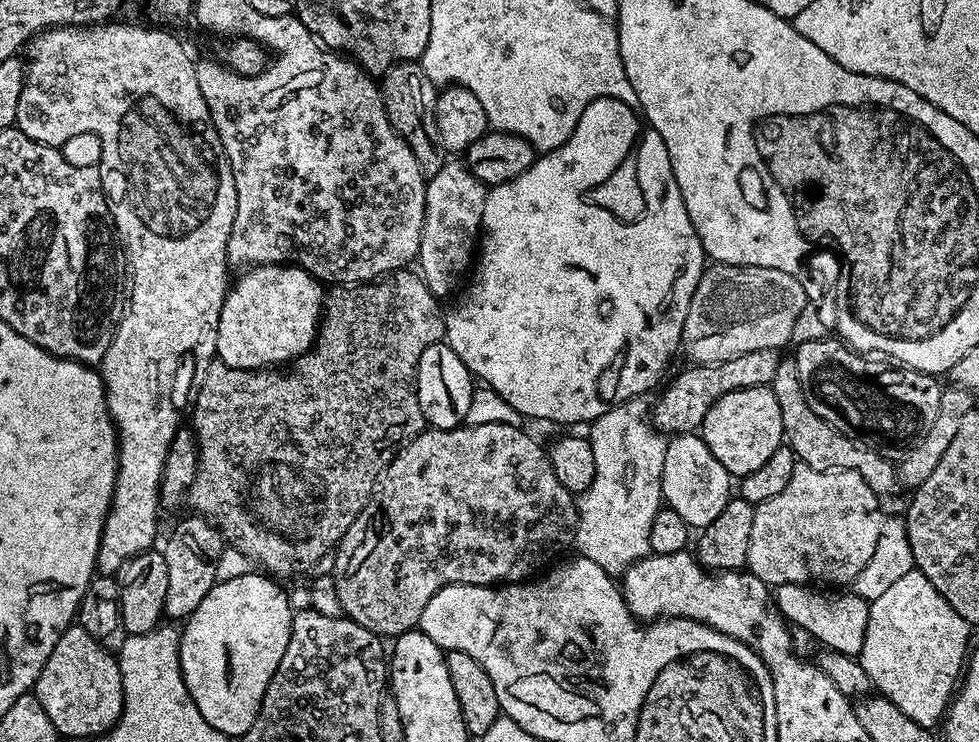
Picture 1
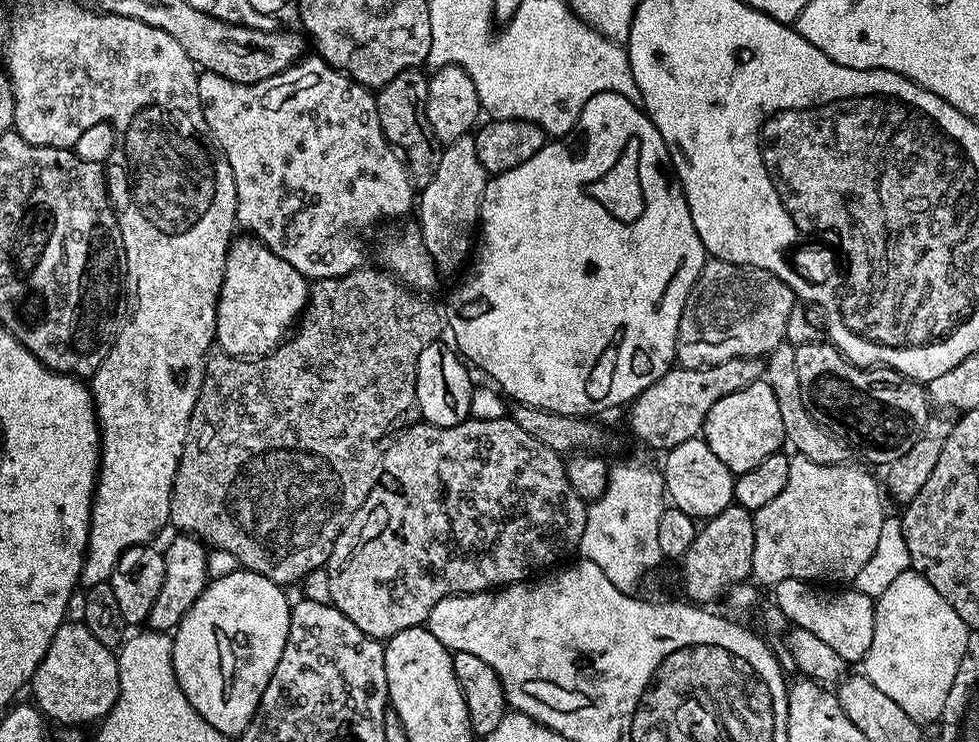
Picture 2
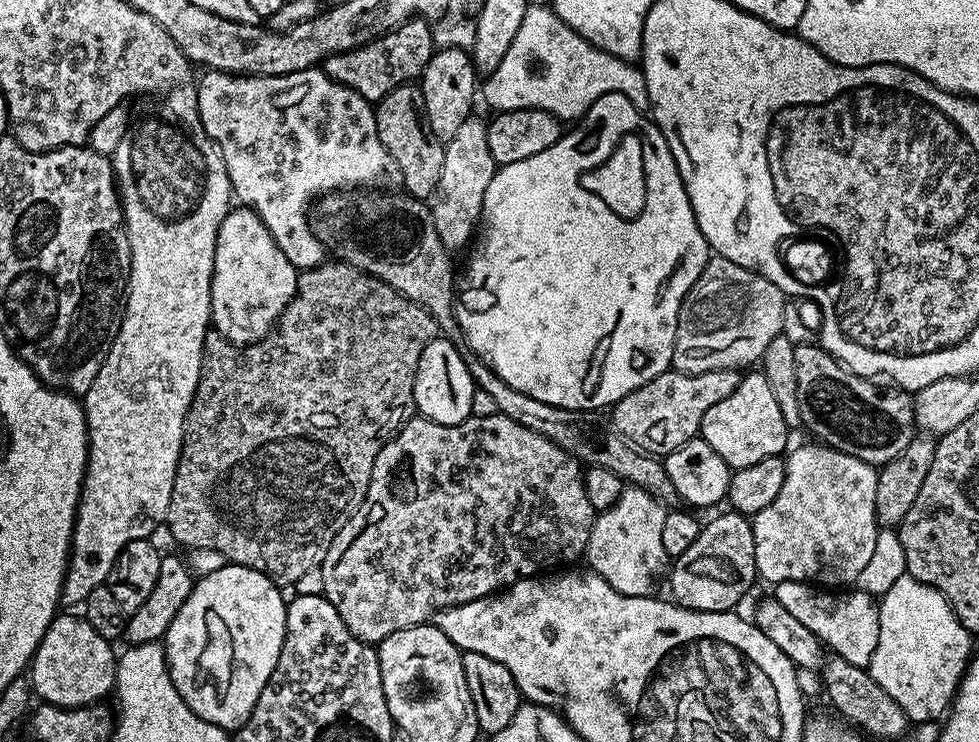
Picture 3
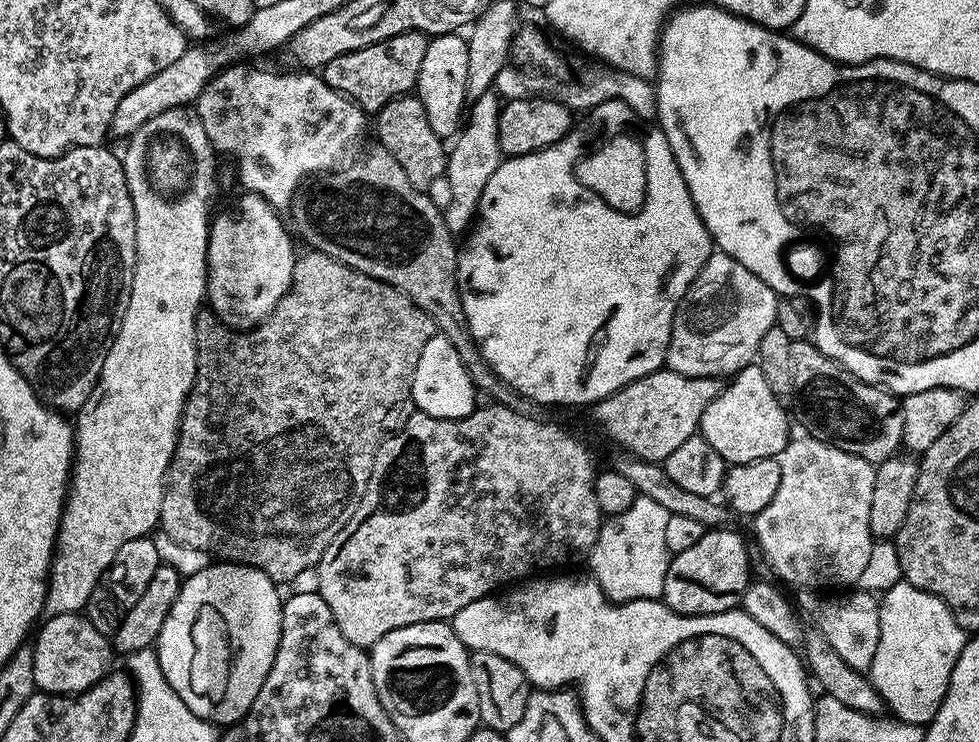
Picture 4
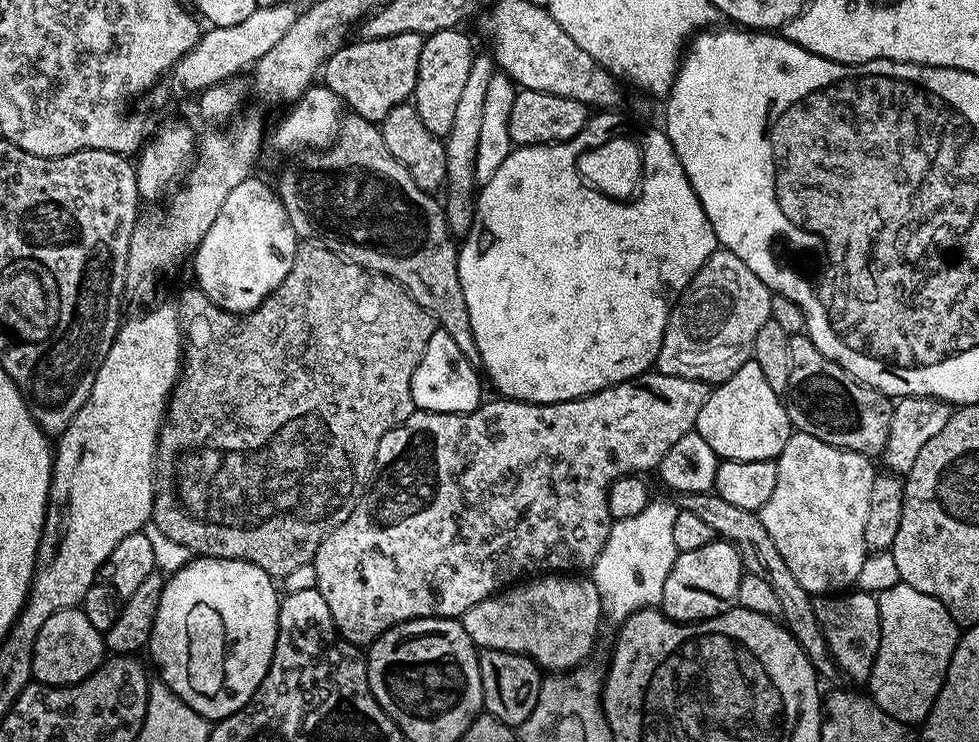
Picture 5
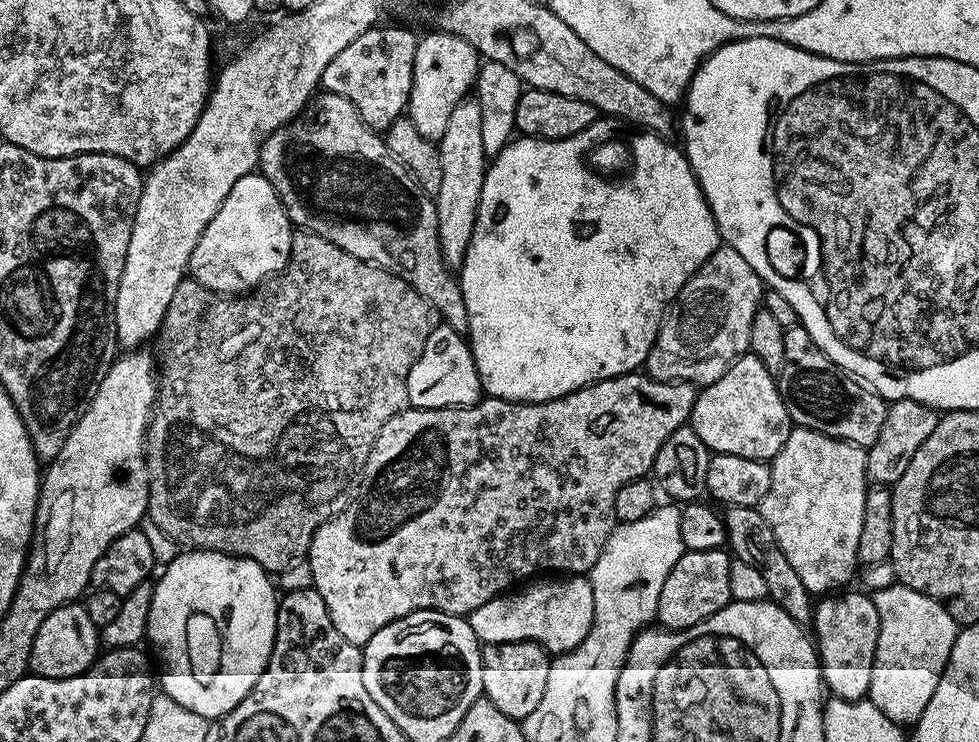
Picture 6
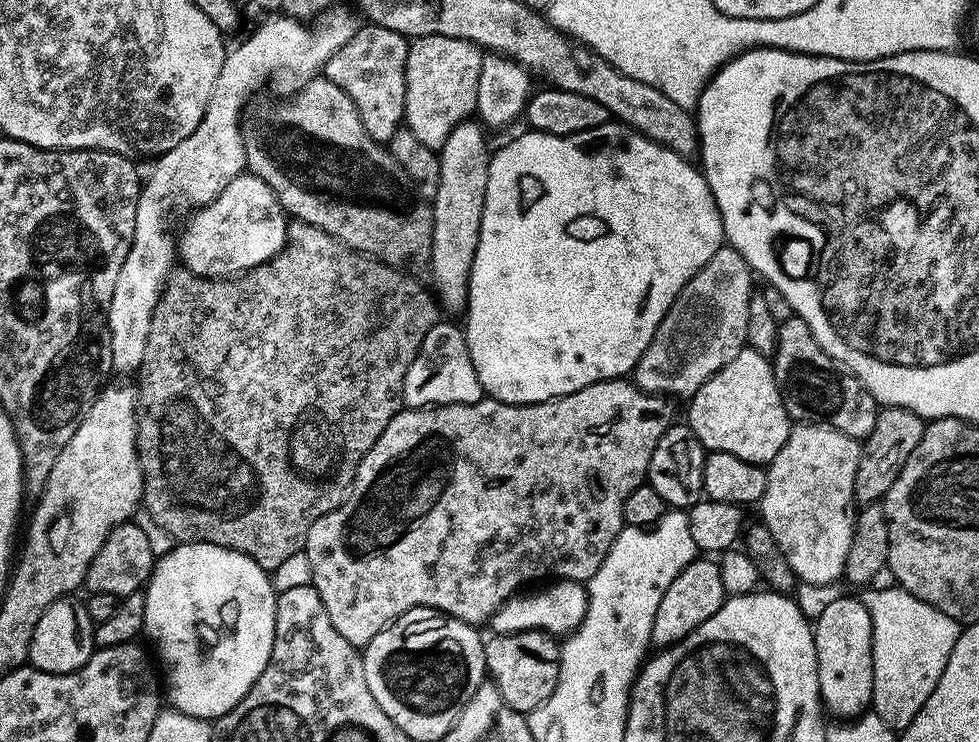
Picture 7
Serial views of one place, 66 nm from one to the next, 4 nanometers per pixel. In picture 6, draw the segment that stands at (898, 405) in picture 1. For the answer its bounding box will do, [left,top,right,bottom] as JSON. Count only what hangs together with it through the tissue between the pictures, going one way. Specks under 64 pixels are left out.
[778,322,888,450]

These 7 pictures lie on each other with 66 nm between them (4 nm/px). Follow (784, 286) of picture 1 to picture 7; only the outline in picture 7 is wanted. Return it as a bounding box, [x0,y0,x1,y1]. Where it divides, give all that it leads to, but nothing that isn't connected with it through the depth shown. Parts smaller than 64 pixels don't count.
[634,246,754,398]

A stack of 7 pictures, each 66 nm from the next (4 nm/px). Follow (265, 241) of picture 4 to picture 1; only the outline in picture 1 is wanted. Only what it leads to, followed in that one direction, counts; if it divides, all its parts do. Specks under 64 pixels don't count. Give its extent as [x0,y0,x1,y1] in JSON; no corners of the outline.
[216,264,326,370]

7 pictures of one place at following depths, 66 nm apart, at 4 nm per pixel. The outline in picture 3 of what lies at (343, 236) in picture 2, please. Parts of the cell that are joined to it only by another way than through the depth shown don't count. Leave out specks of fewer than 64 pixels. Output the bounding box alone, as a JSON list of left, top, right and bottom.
[195,67,394,270]

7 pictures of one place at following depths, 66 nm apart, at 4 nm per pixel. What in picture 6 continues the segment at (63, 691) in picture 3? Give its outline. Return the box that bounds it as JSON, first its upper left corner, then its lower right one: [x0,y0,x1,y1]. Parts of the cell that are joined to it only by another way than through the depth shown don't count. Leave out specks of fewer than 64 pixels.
[28,603,100,678]

